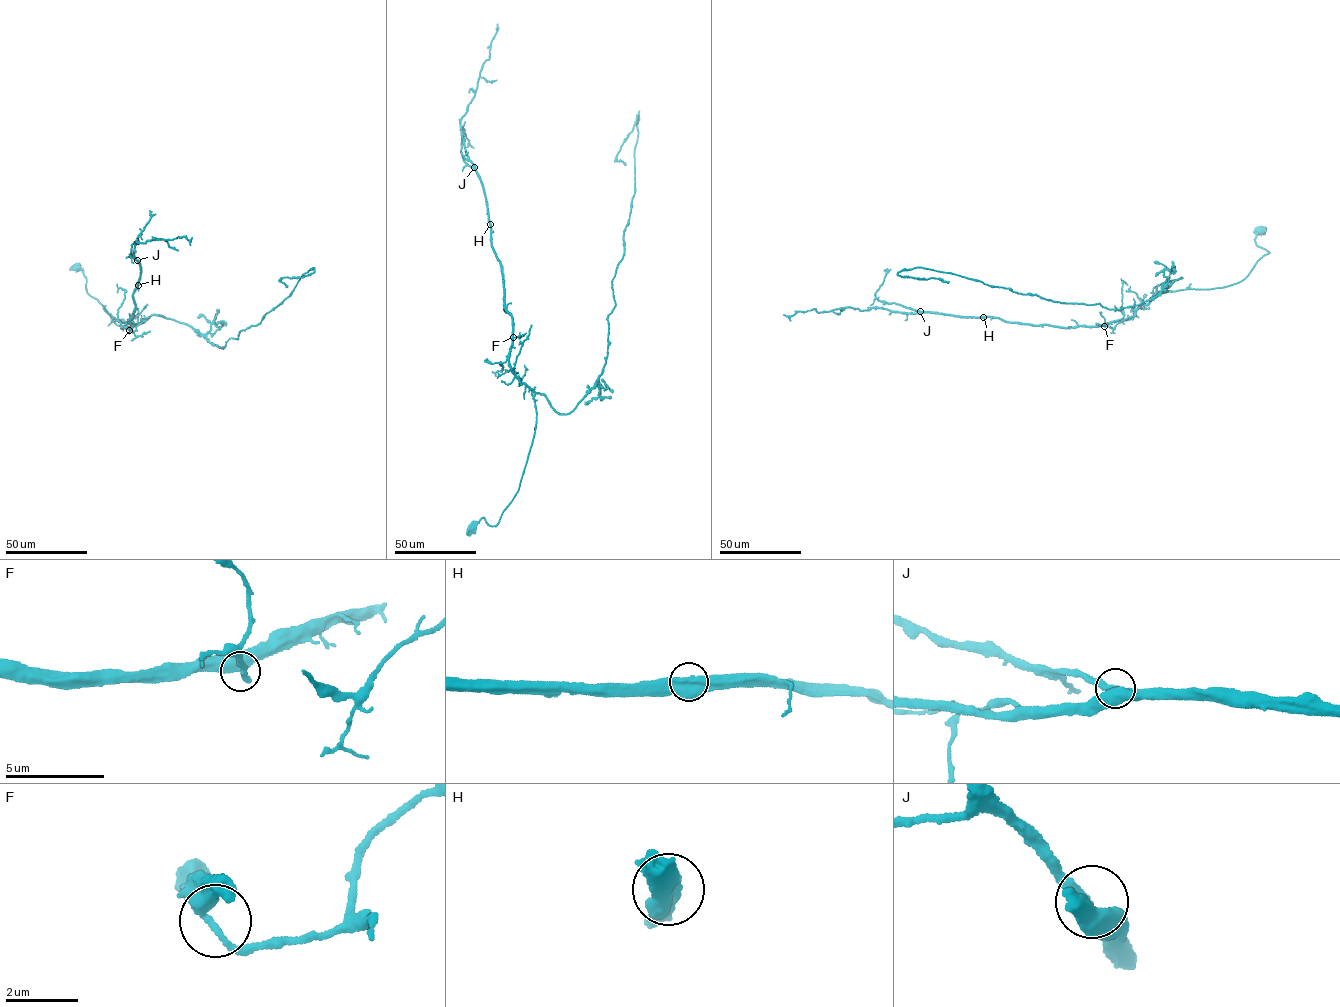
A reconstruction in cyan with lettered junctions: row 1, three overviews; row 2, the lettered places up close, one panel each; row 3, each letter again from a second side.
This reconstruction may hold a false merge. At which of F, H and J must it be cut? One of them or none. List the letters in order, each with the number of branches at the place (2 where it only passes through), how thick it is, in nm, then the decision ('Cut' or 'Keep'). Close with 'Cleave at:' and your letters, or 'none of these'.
F: Branches: 2. Thickness 360 nm. Keep
H: Branches: 2. Thickness 600 nm. Keep
J: Branches: 3. Thickness 400 nm. Keep
Cleave at: none of these

